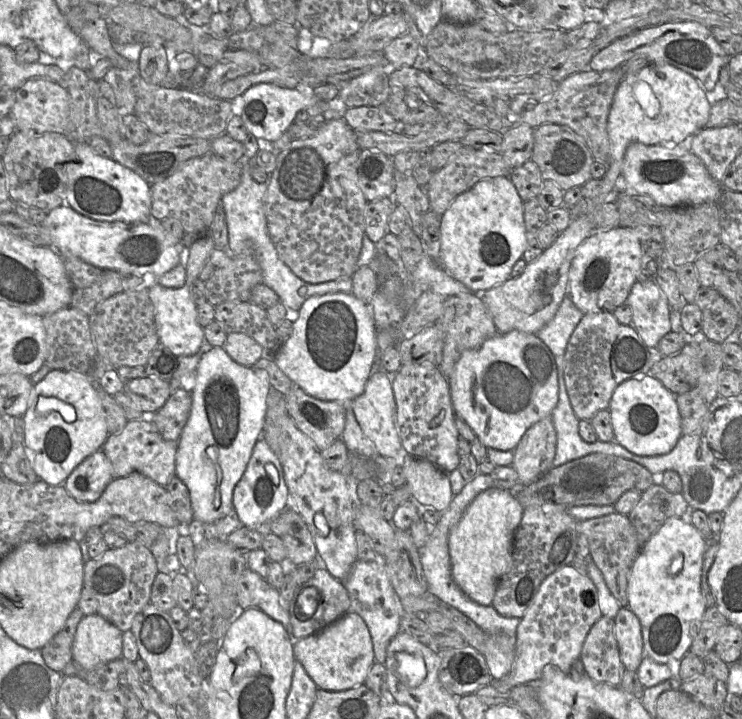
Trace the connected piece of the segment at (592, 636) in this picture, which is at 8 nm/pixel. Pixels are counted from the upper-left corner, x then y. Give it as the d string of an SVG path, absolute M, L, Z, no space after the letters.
M602 616L588 632L579 659L587 677L619 687L625 668L614 635L614 620Z

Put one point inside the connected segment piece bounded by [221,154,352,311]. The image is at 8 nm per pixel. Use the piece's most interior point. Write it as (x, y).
(244, 206)

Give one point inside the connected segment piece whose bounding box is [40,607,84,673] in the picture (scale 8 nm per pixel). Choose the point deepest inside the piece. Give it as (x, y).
(57, 653)

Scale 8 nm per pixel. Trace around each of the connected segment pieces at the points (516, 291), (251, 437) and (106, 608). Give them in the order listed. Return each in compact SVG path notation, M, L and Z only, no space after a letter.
M590 212L572 220L556 241L533 262L528 263L517 278L508 278L487 291L475 295L482 299L498 333L518 330L536 334L557 312L567 295L568 273L577 248L590 237Z
M223 347L205 352L195 372L190 415L177 441L176 476L189 490L194 519L212 523L234 509L234 488L264 429L270 381L266 370L236 363Z
M139 541L109 548L99 558L84 564L83 587L97 600L97 613L122 632L130 630L133 619L150 603L151 587L158 566L150 548Z

